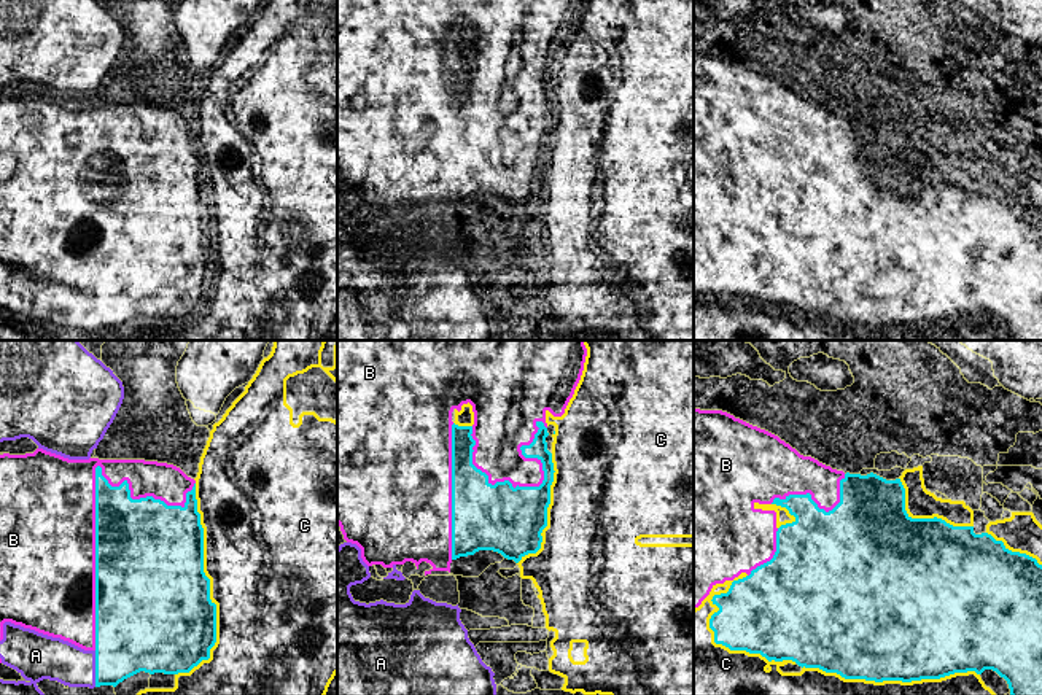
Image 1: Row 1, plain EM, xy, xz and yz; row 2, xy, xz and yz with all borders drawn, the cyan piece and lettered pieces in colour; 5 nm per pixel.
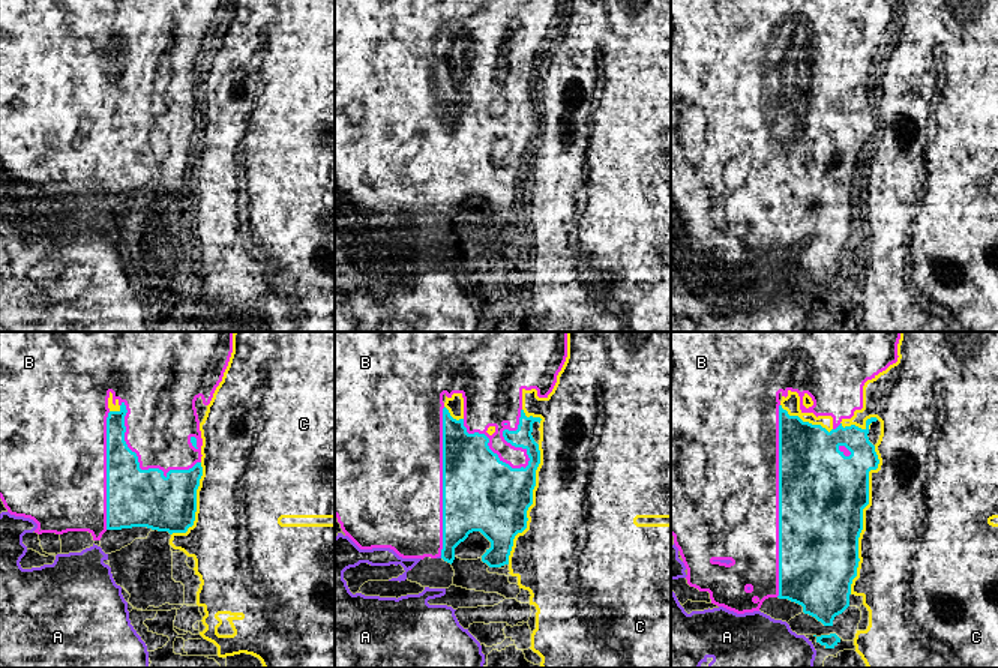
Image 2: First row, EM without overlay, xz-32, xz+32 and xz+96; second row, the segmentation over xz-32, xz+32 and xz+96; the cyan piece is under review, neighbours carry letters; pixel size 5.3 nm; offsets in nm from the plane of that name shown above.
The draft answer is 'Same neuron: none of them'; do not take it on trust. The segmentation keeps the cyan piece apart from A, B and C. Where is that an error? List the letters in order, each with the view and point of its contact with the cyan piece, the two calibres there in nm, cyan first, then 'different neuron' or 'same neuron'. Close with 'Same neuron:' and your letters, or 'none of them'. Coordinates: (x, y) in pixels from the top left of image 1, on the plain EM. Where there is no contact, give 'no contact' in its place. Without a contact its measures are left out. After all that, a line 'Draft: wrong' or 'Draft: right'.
A: xy (96, 312) | 380/220 nm | different neuron
B: xy (96, 140) | 360/480 nm | different neuron
C: xy (209, 231) | 500/480 nm | different neuron
Same neuron: none of them
Draft: right

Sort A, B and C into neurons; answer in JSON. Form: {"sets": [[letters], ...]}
{"sets": [["A", "B"], ["C"]]}

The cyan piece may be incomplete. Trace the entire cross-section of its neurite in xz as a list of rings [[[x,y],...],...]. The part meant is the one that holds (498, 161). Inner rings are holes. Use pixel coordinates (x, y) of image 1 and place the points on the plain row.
[[[536,65],[539,72],[530,89],[522,89],[525,102],[538,102],[542,107],[544,124],[539,130],[512,130],[509,124],[492,129],[488,119],[472,108],[472,70],[452,68],[452,204],[474,199],[479,194],[493,194],[507,204],[519,207],[525,199],[536,197],[541,192],[542,173],[547,170],[547,151],[550,148],[550,129],[554,126],[552,97],[547,94],[547,72],[542,65]]]

